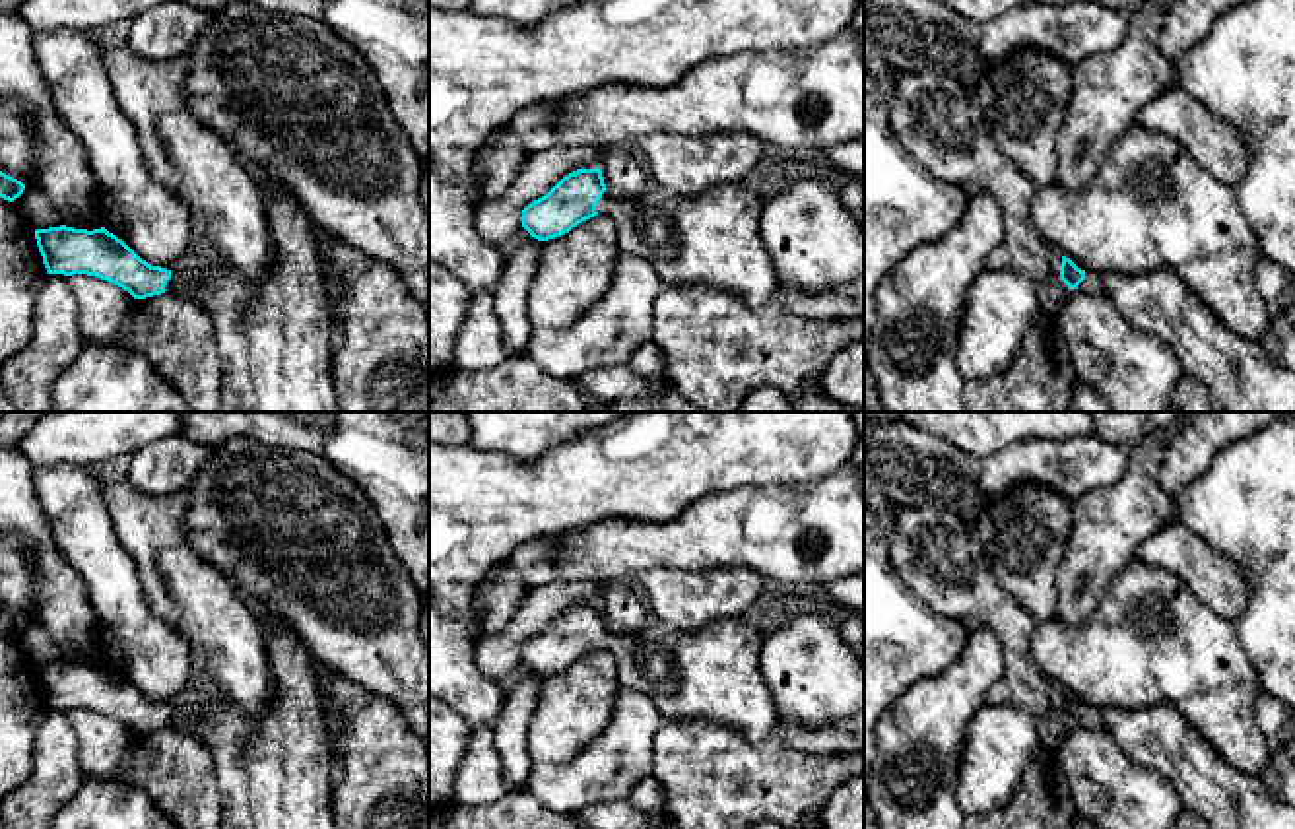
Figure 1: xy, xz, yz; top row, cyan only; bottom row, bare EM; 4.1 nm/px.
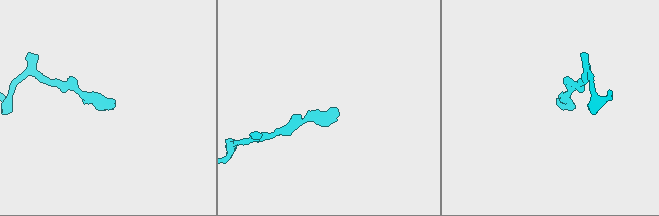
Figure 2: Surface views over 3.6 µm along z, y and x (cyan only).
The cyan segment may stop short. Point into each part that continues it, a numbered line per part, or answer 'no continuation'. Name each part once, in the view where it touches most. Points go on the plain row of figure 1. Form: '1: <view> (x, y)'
1: xz (713, 674)

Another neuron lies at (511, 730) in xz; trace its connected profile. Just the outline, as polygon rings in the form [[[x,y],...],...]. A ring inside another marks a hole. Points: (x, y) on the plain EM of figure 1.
[[[530,672],[515,685],[493,728],[493,742],[509,792],[522,792],[530,775],[528,728],[538,701],[538,674]]]

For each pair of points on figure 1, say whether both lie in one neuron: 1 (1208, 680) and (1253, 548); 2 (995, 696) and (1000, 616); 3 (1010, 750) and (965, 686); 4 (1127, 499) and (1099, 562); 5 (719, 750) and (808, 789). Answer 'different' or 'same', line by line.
1: different
2: same
3: different
4: same
5: same

